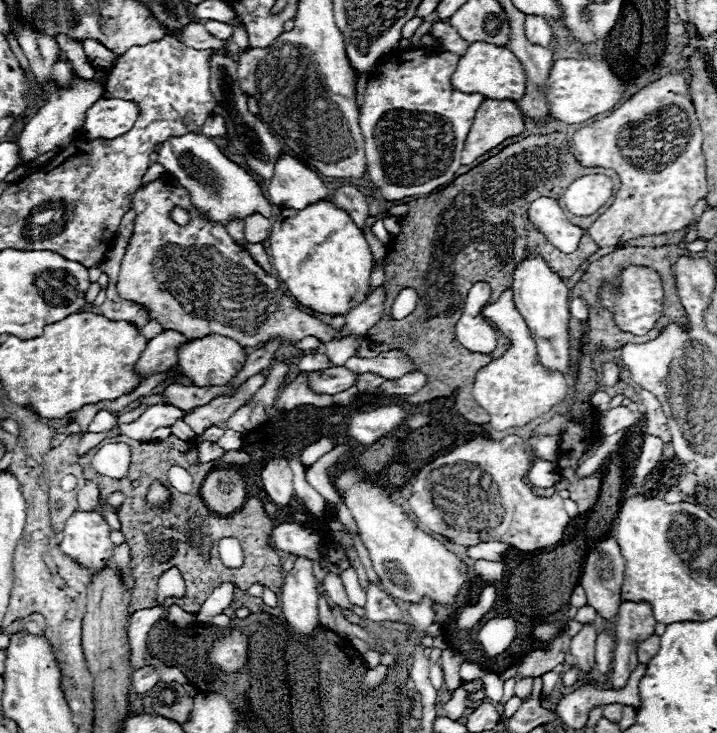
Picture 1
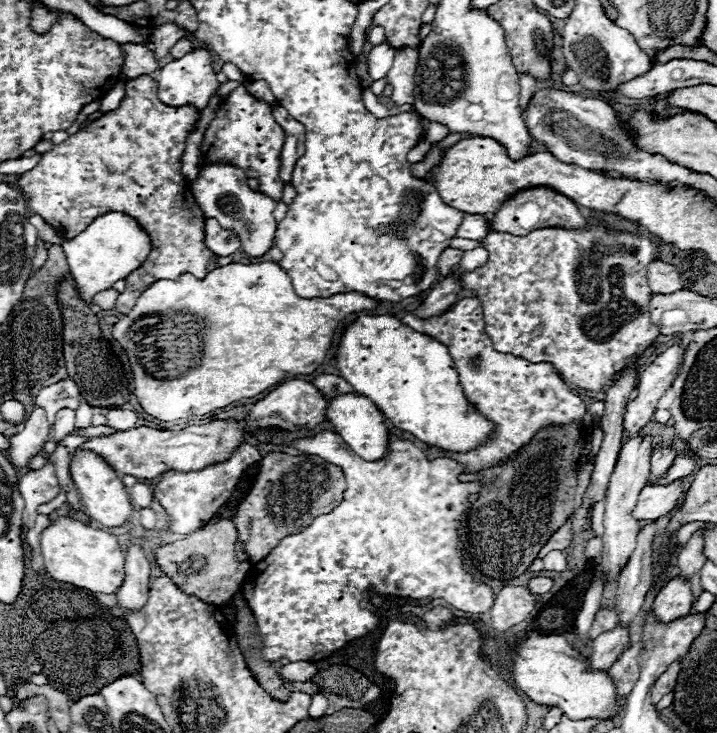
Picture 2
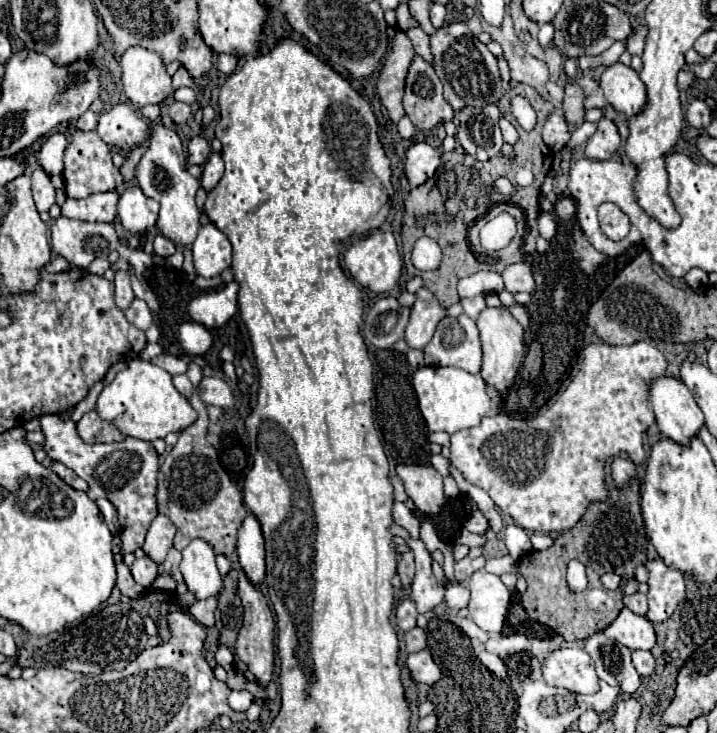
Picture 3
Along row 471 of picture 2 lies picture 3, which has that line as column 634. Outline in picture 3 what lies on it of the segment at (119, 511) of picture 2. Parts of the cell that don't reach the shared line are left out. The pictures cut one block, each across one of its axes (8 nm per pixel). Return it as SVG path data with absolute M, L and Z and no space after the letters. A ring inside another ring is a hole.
M622 62L606 66L600 76L600 90L604 92L608 104L624 116L634 116L640 108L644 108L644 82L636 70L624 66Z

